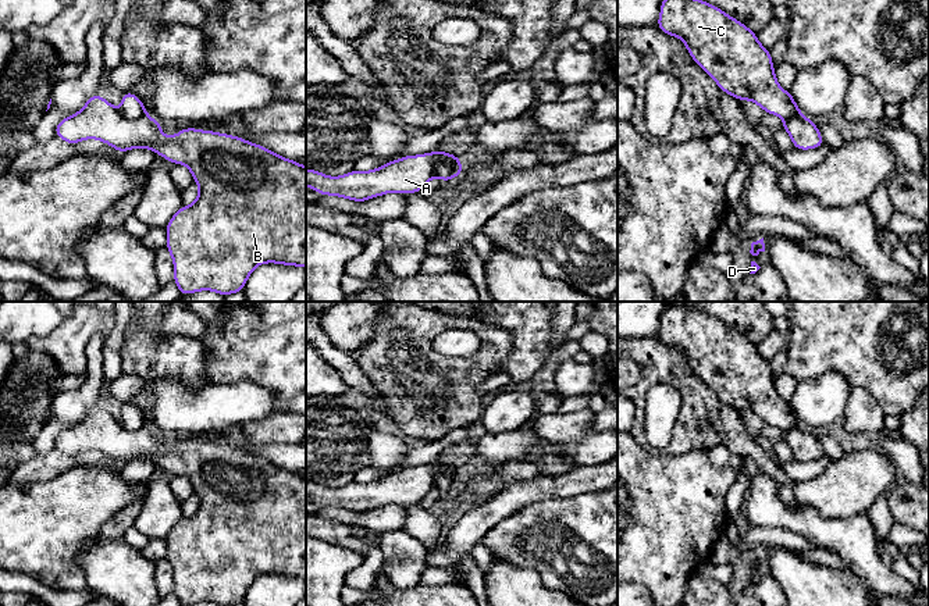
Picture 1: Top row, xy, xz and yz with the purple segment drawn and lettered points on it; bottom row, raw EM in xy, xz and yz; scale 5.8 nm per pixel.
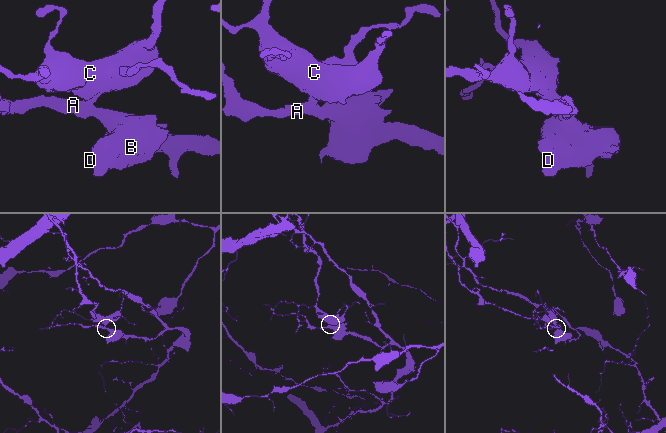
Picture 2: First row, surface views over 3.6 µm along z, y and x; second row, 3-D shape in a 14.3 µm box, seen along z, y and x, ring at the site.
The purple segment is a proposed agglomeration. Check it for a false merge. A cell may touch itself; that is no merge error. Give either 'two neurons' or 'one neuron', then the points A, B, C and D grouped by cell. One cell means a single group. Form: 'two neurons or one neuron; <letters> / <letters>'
two neurons; A B D / C

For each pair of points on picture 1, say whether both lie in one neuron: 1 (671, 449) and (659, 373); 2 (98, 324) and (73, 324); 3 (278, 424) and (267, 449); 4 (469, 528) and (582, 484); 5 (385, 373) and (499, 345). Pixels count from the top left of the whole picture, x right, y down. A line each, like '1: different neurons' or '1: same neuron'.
1: same neuron
2: same neuron
3: different neurons
4: same neuron
5: same neuron

